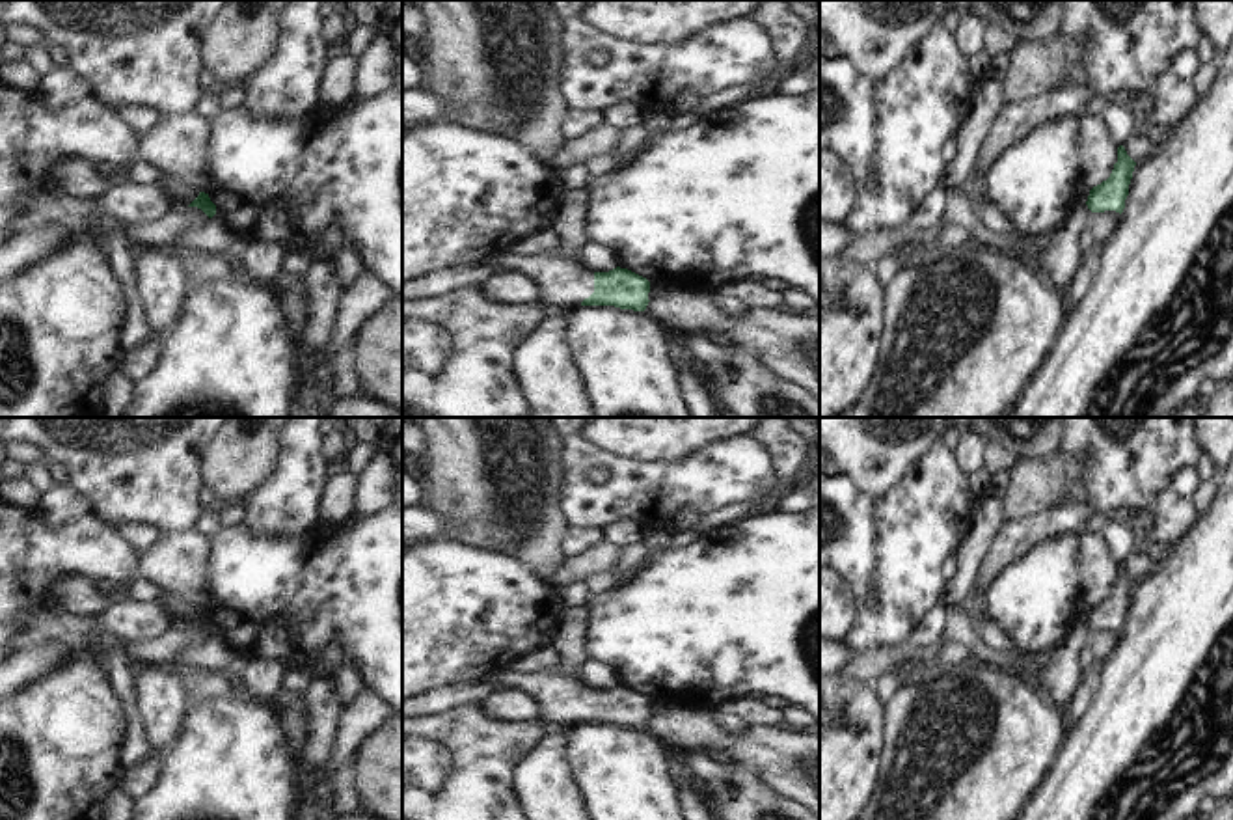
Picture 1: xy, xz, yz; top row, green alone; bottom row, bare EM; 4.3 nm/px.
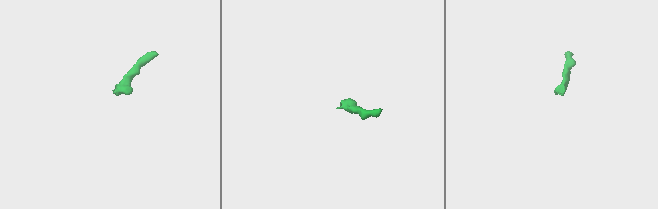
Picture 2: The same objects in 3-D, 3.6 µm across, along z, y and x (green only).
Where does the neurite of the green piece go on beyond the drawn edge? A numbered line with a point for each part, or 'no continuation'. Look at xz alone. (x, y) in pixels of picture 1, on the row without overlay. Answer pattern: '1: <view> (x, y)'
1: xz (563, 699).

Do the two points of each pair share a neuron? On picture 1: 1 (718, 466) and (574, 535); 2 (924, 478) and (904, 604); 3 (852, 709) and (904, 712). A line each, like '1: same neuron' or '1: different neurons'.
1: different neurons
2: same neuron
3: different neurons

